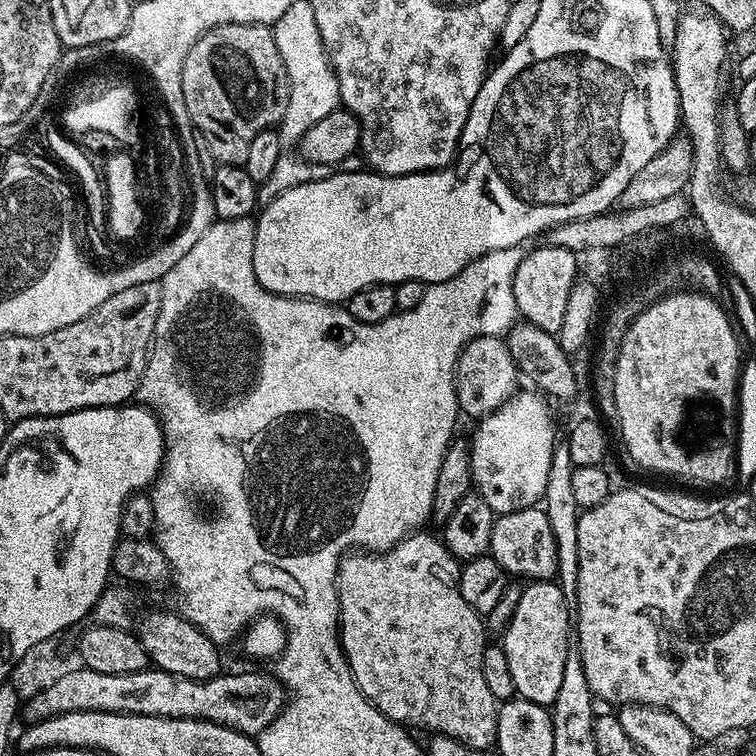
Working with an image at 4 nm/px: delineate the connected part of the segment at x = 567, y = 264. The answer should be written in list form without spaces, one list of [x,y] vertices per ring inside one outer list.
[[[548,242],[544,246],[545,248],[536,248],[533,252],[525,251],[521,265],[514,274],[514,298],[517,300],[519,315],[526,318],[527,323],[556,334],[563,324],[572,285],[578,279],[576,272],[578,256],[562,245]]]

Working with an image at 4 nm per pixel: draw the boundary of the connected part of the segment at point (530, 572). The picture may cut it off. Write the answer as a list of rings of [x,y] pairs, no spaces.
[[[540,506],[497,515],[492,522],[492,538],[488,552],[493,560],[501,564],[505,572],[513,577],[525,576],[525,581],[528,582],[551,581],[559,570],[554,531],[551,530],[547,514]]]

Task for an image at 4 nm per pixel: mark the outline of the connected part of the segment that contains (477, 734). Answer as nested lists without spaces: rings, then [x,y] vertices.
[[[424,530],[417,531],[411,536],[407,536],[401,544],[383,554],[352,554],[341,563],[338,573],[338,591],[340,593],[340,622],[341,625],[348,626],[352,616],[356,616],[356,636],[343,637],[344,655],[348,658],[348,664],[352,668],[358,686],[363,690],[364,695],[371,700],[379,712],[386,714],[397,724],[403,724],[409,729],[429,728],[429,733],[438,736],[448,736],[452,740],[457,740],[460,744],[465,744],[468,748],[491,749],[497,743],[498,737],[498,702],[494,694],[490,694],[490,689],[486,686],[484,677],[484,666],[482,663],[482,651],[480,652],[480,620],[481,613],[468,605],[466,598],[462,598],[460,585],[452,578],[452,564],[454,558],[448,552],[443,539],[427,536]]]

